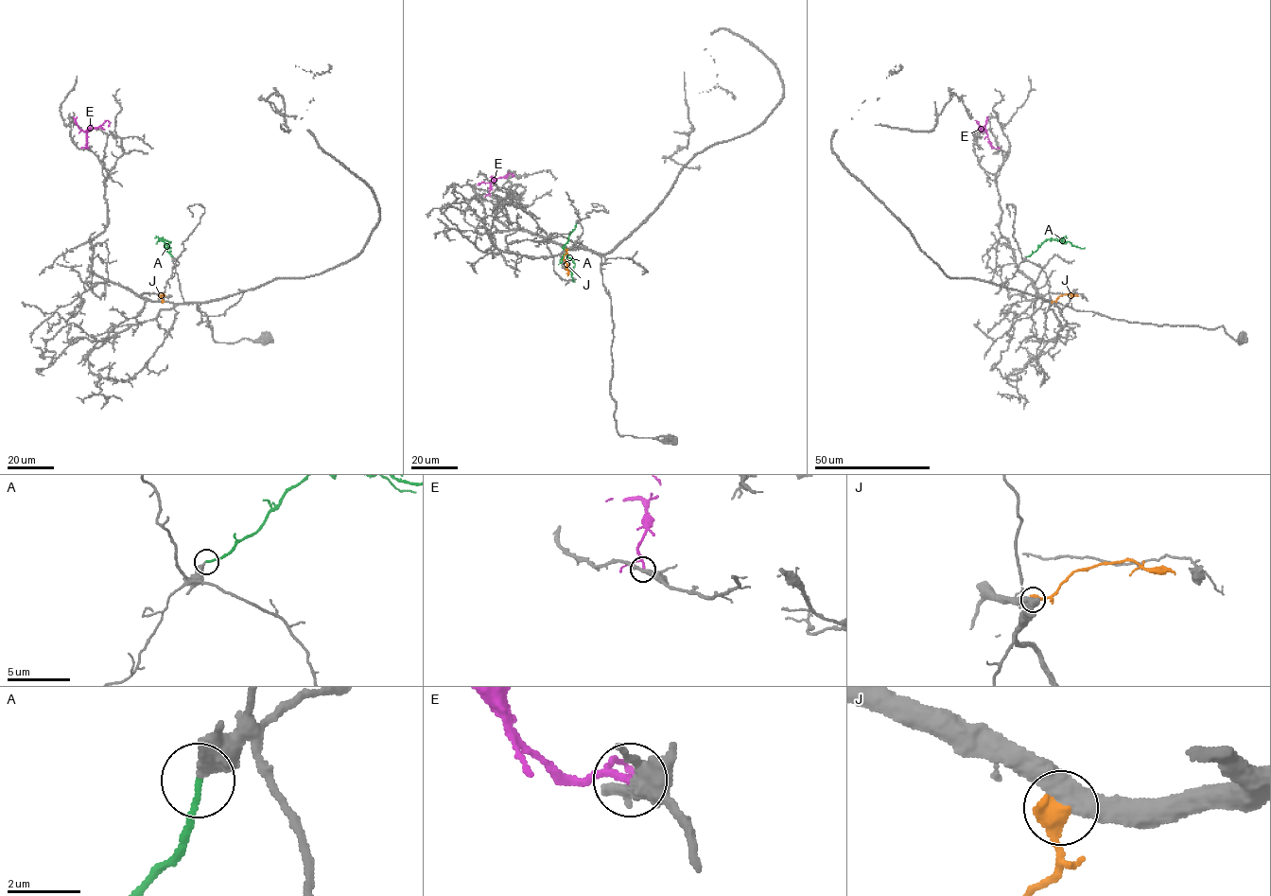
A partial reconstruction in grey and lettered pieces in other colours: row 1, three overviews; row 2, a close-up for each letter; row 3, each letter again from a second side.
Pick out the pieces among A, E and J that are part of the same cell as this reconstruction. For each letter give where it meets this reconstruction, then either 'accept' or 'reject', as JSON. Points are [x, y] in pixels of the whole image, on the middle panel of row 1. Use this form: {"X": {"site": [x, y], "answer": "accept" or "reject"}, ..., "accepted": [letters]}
{"A": {"site": [576, 224], "answer": "accept"}, "E": {"site": [490, 196], "answer": "reject"}, "J": {"site": [566, 250], "answer": "reject"}, "accepted": ["A"]}

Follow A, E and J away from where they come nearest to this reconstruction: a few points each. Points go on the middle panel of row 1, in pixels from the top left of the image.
A: (575, 224), (565, 244), (565, 254), (574, 264), (571, 269), (574, 282)
E: (489, 196), (492, 183), (511, 173), (512, 176)
J: (566, 249), (564, 259), (567, 275)

